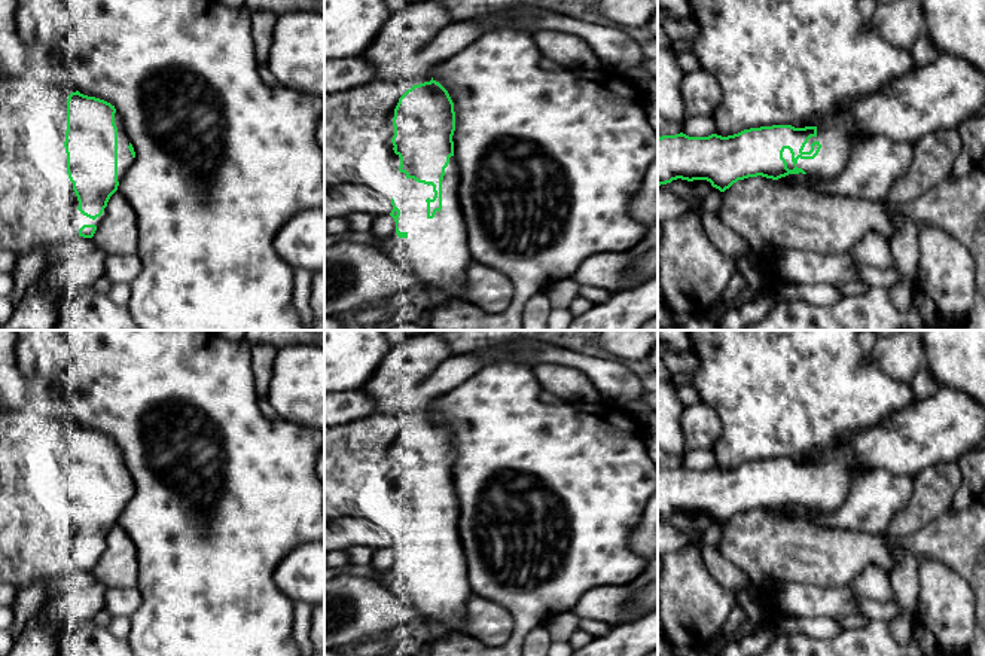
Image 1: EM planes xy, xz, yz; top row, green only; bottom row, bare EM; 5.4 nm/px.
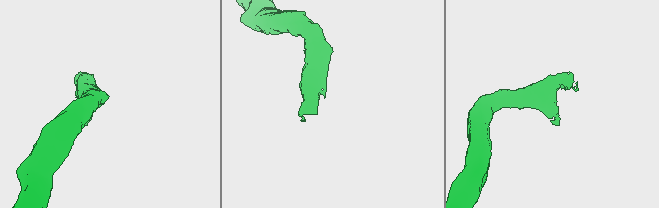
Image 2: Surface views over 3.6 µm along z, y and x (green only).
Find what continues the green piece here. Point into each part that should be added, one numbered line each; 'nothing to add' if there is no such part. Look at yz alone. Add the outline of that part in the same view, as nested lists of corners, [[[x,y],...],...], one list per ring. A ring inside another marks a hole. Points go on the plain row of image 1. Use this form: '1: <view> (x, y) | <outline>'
1: yz (942, 427) | [[[939,387],[934,394],[915,400],[870,428],[848,433],[838,446],[824,449],[817,460],[817,469],[802,483],[809,485],[811,477],[818,475],[818,488],[814,492],[799,491],[796,500],[815,513],[832,513],[848,497],[859,469],[887,469],[917,477],[924,469],[958,461],[981,445],[985,445],[985,406],[960,390]]]

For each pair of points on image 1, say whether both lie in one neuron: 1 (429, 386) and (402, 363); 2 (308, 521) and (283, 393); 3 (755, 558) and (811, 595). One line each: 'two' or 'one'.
1: two
2: two
3: two

